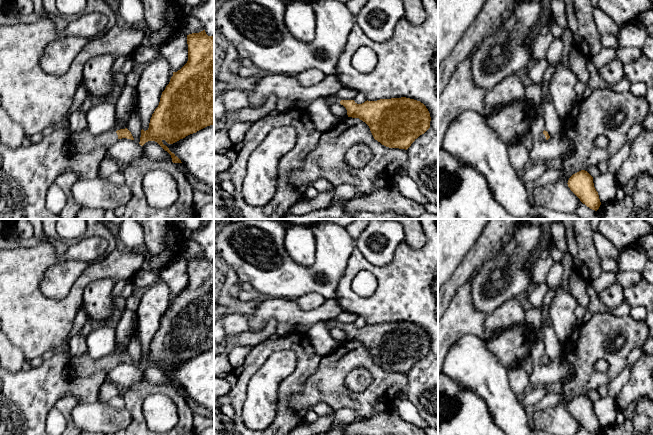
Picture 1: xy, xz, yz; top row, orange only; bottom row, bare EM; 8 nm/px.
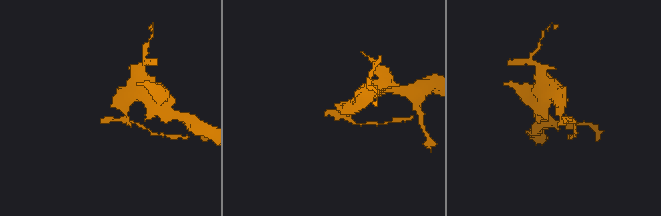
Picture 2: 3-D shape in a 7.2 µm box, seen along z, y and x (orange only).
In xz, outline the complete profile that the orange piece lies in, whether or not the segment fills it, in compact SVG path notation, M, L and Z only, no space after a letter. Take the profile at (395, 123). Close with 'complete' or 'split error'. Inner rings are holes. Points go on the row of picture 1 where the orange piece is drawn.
M337 95L327 97L330 104L340 103L347 110L348 117L359 118L365 122L375 140L389 148L407 150L411 144L430 128L430 113L420 101L401 97L365 101L357 104L354 100L341 100Z | split error

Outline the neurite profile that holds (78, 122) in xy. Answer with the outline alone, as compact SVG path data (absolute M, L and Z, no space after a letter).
M79 108L76 109L69 117L69 125L71 131L75 134L86 131L87 129L86 112Z

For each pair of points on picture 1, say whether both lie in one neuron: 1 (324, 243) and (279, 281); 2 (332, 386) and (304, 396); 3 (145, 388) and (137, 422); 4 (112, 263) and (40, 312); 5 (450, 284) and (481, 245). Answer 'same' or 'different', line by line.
1: same
2: same
3: same
4: same
5: same

